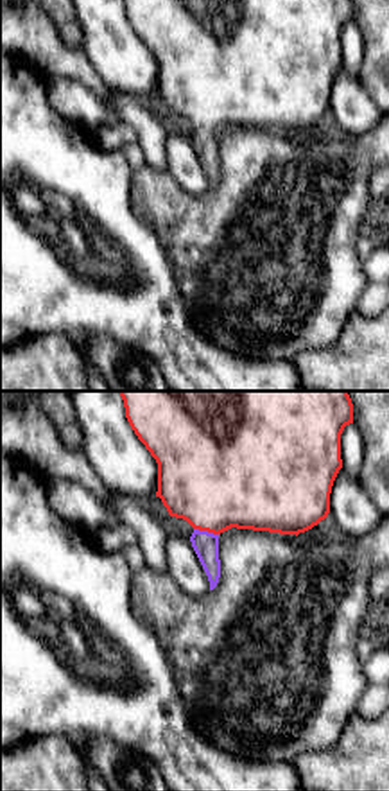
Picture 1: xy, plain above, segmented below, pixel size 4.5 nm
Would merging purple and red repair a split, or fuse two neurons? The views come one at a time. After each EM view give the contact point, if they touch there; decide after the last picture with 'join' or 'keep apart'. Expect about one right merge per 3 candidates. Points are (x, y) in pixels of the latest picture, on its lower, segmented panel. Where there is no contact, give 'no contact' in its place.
(207, 531)

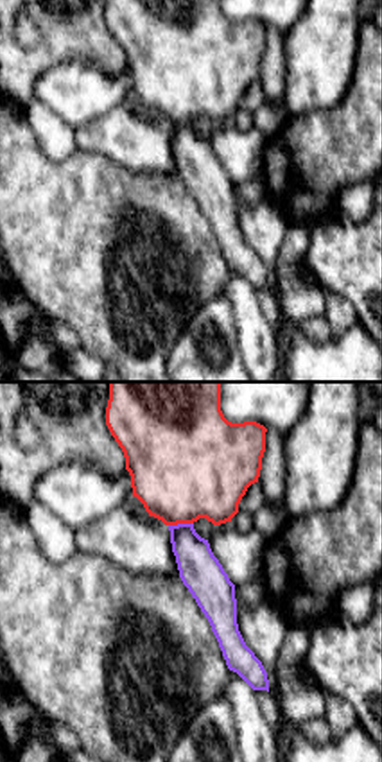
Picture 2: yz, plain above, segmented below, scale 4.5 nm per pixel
(180, 524)

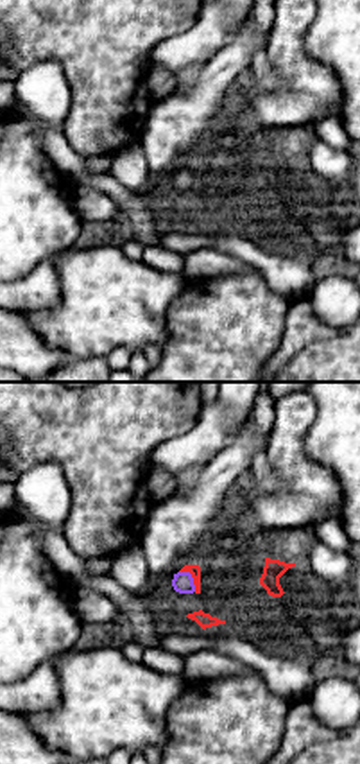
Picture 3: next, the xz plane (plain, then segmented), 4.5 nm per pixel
(192, 578)

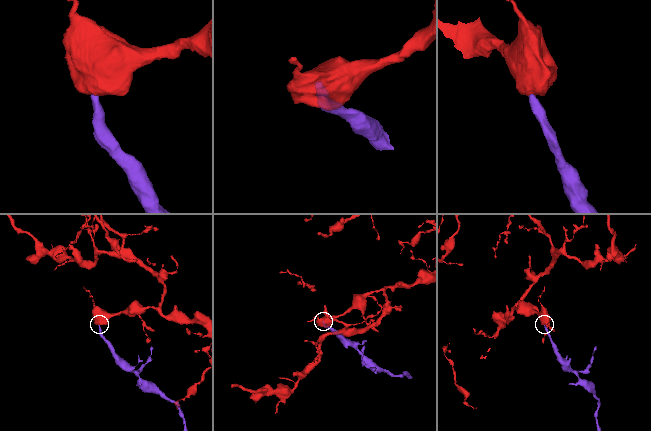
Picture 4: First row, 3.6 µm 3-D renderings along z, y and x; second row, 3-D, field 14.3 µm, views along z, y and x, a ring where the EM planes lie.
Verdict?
join

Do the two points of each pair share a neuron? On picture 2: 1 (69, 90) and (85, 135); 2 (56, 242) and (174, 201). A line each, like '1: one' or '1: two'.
1: two
2: one

